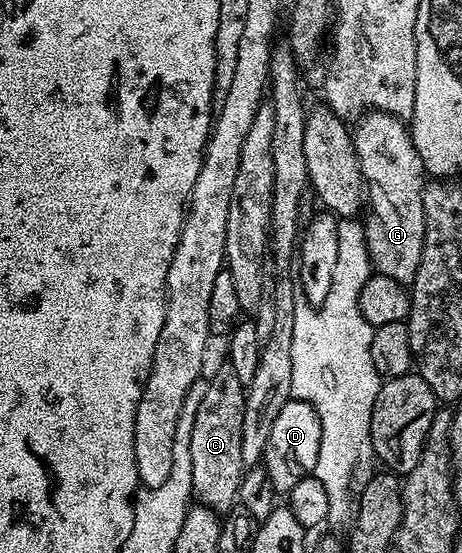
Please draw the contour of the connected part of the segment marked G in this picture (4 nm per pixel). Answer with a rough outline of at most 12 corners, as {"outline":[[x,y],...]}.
{"outline":[[402,117],[352,129],[373,213],[370,265],[412,285],[425,237],[425,167]]}

